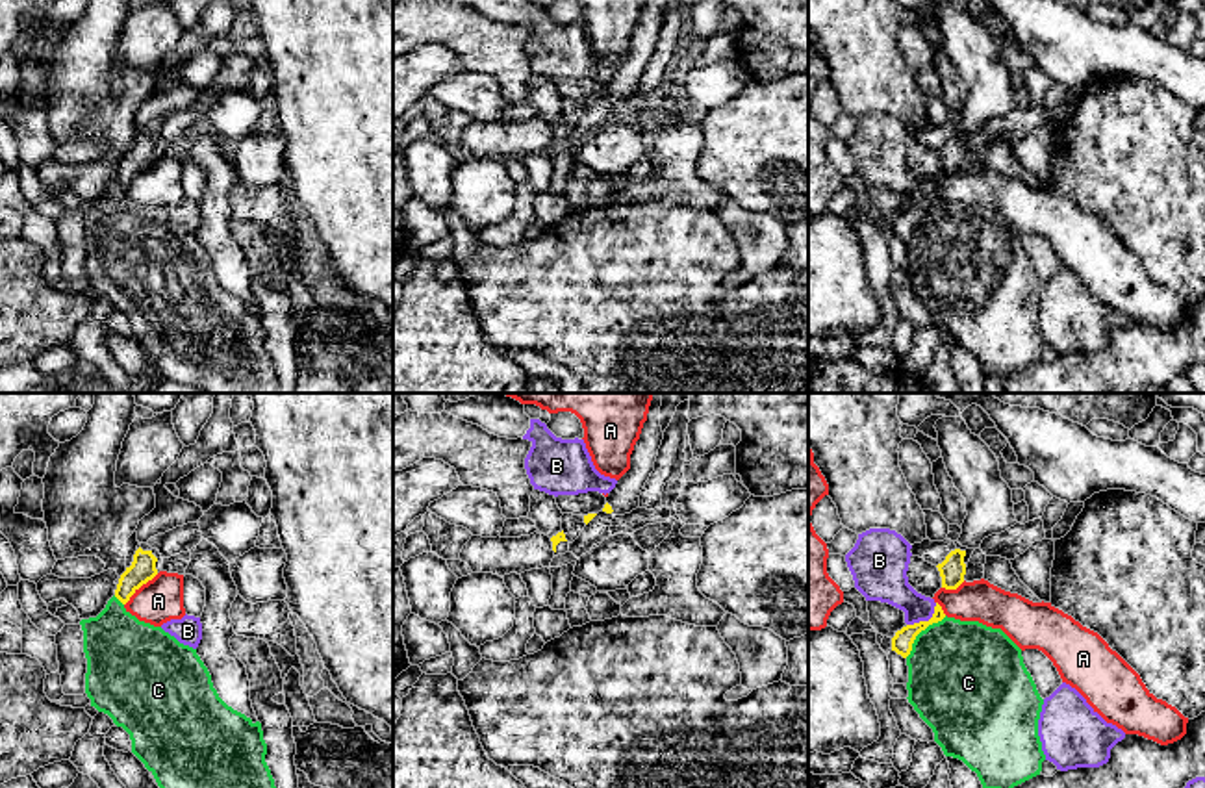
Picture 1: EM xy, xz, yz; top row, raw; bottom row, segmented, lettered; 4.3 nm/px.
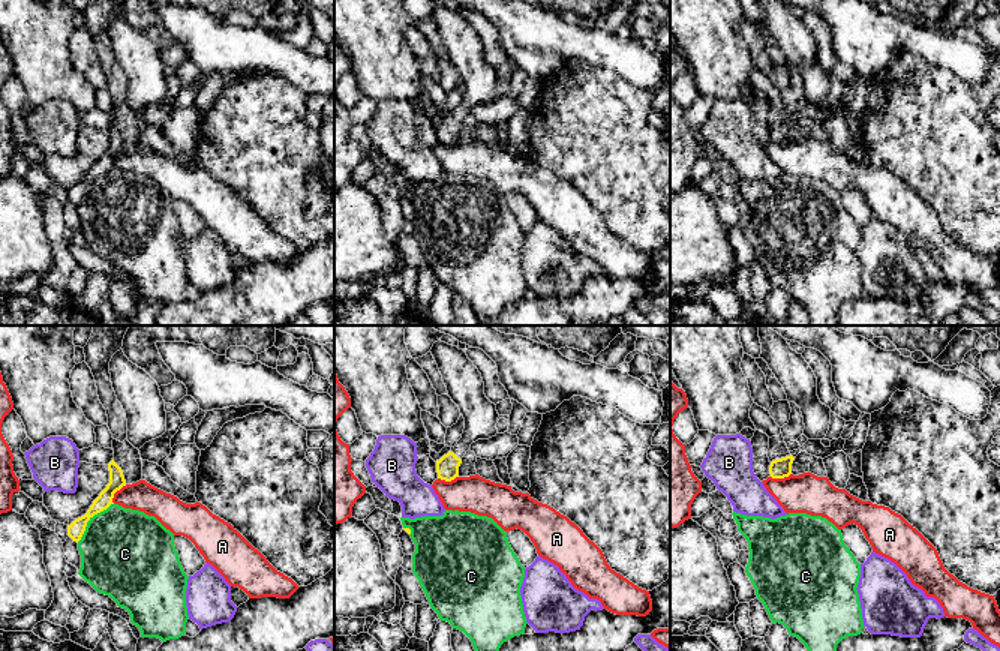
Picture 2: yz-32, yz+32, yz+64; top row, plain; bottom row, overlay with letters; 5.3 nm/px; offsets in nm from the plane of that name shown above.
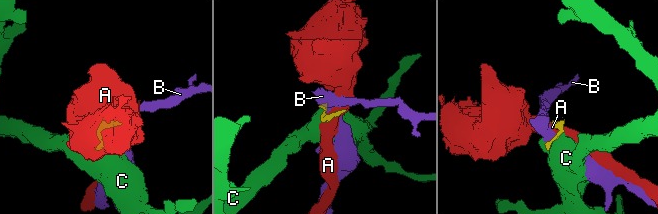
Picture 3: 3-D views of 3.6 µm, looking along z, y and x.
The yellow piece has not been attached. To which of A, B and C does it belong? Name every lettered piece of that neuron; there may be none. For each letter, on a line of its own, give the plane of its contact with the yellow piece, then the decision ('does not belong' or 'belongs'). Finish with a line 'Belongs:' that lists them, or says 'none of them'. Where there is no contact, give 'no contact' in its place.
A: xy | does not belong
B: yz | does not belong
C: yz | does not belong
Belongs: none of them

